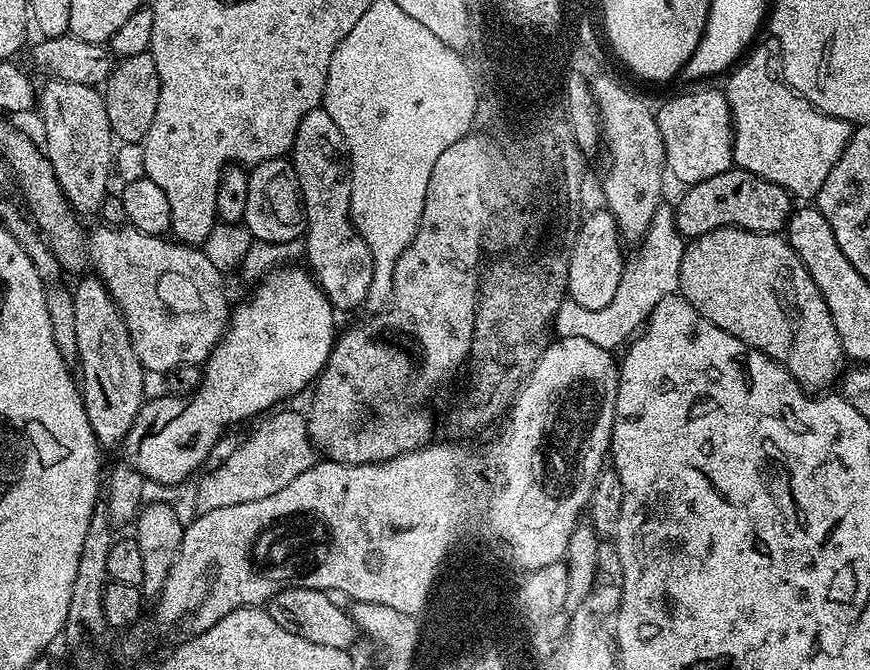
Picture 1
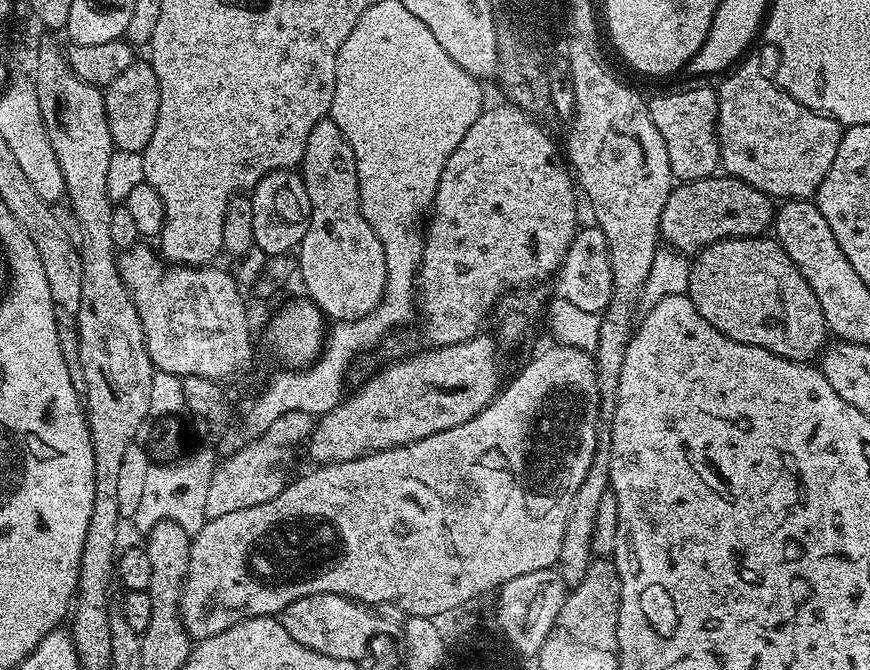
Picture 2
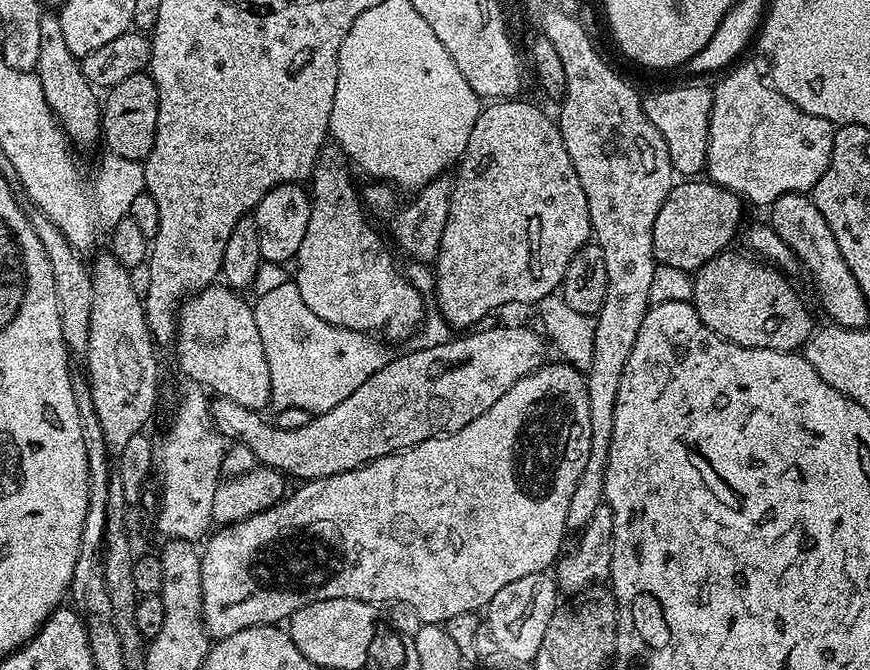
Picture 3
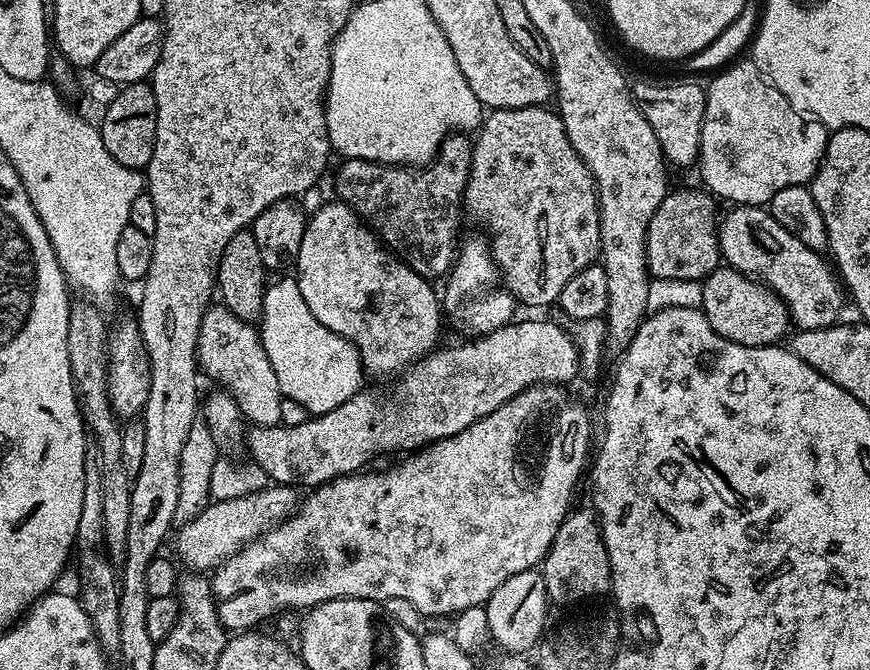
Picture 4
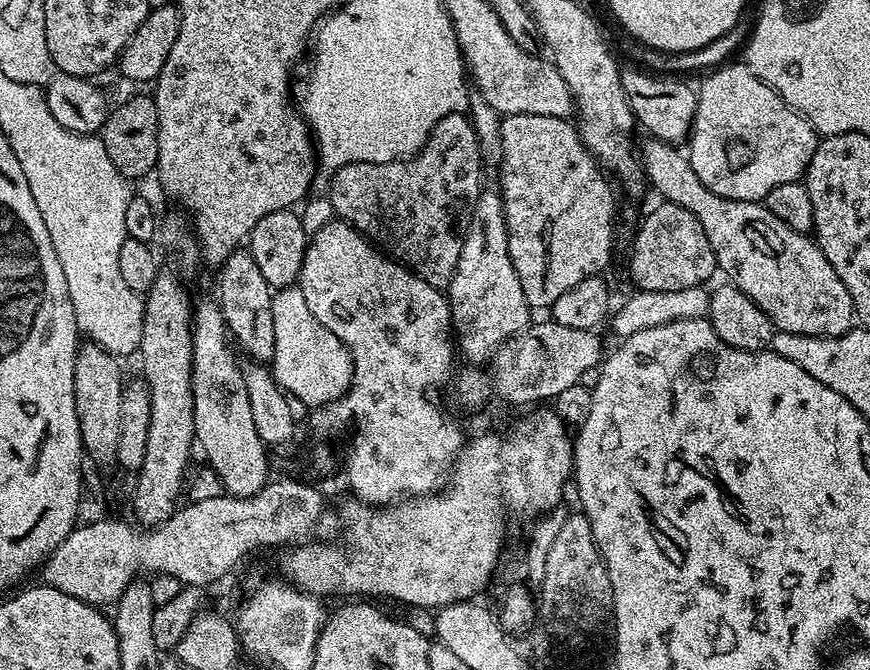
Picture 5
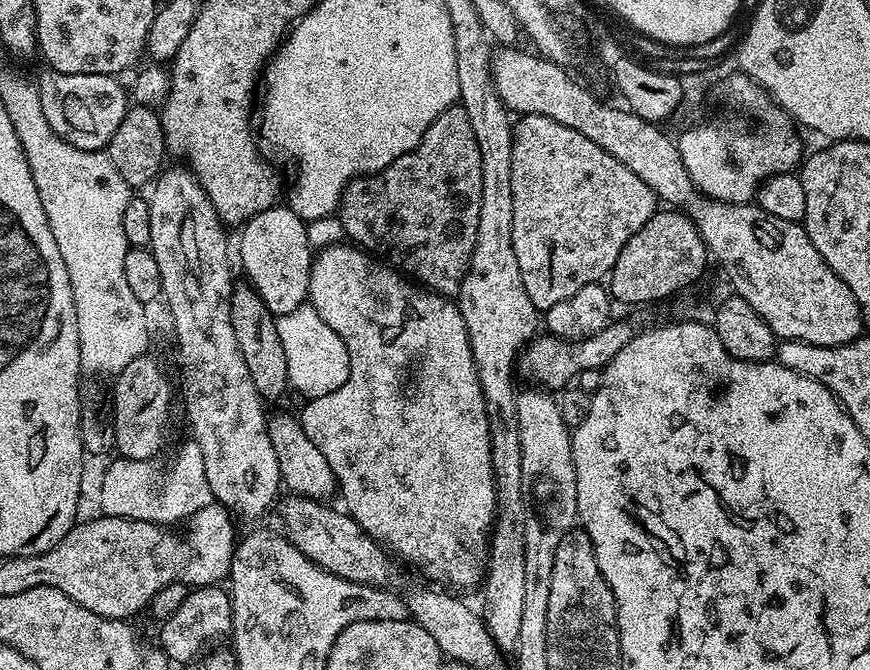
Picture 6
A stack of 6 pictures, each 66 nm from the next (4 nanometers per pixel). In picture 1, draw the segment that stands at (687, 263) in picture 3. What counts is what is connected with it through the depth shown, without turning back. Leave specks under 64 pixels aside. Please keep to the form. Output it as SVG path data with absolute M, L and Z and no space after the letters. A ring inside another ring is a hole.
M735 166L727 168L706 182L698 182L687 189L680 204L675 205L677 230L685 238L695 238L719 228L745 228L751 232L783 233L794 211L794 198L774 182L758 178Z

